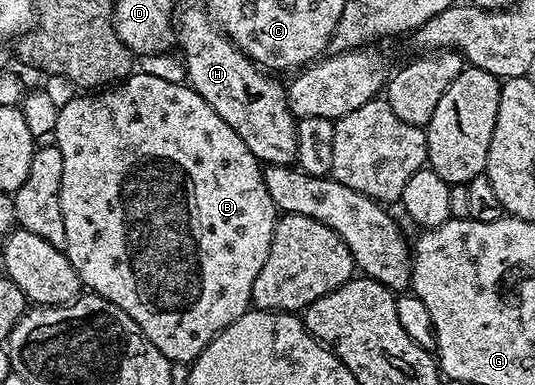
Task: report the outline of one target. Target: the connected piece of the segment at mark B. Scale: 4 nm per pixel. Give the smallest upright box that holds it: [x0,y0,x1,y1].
[52,72,280,363]

